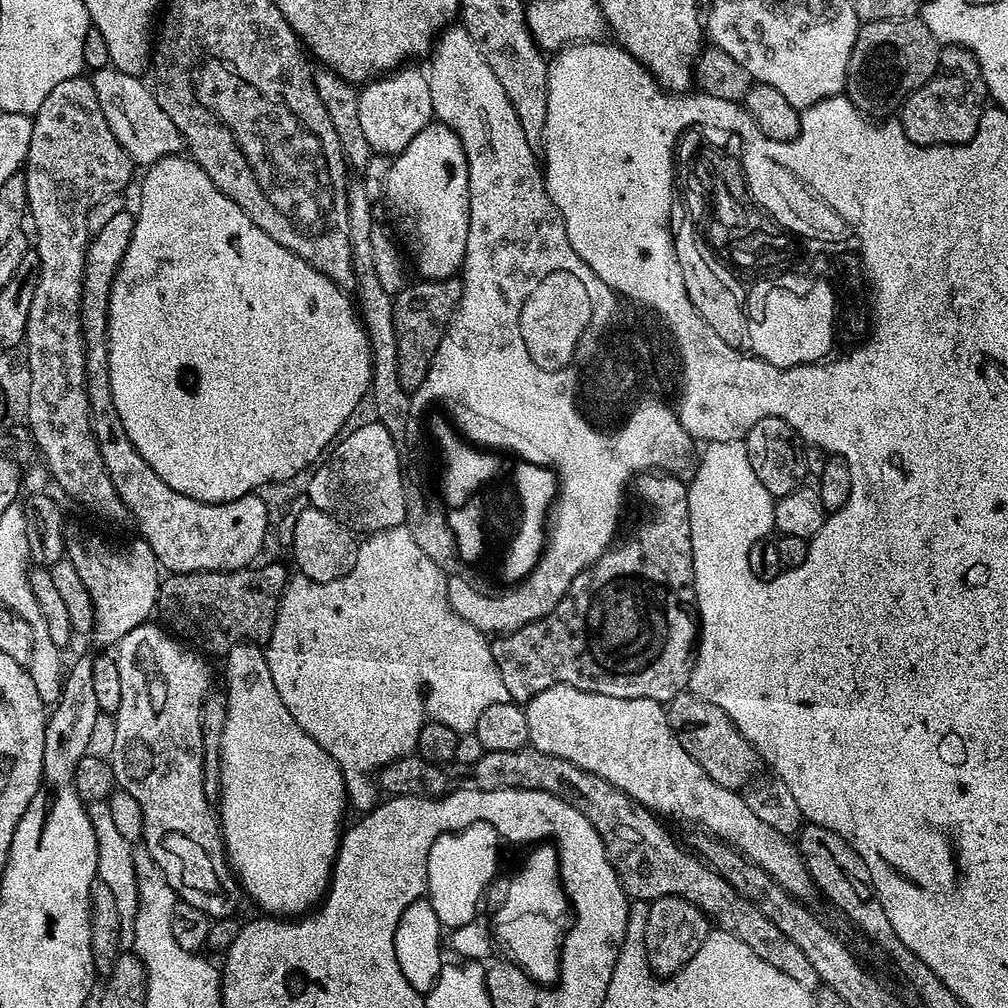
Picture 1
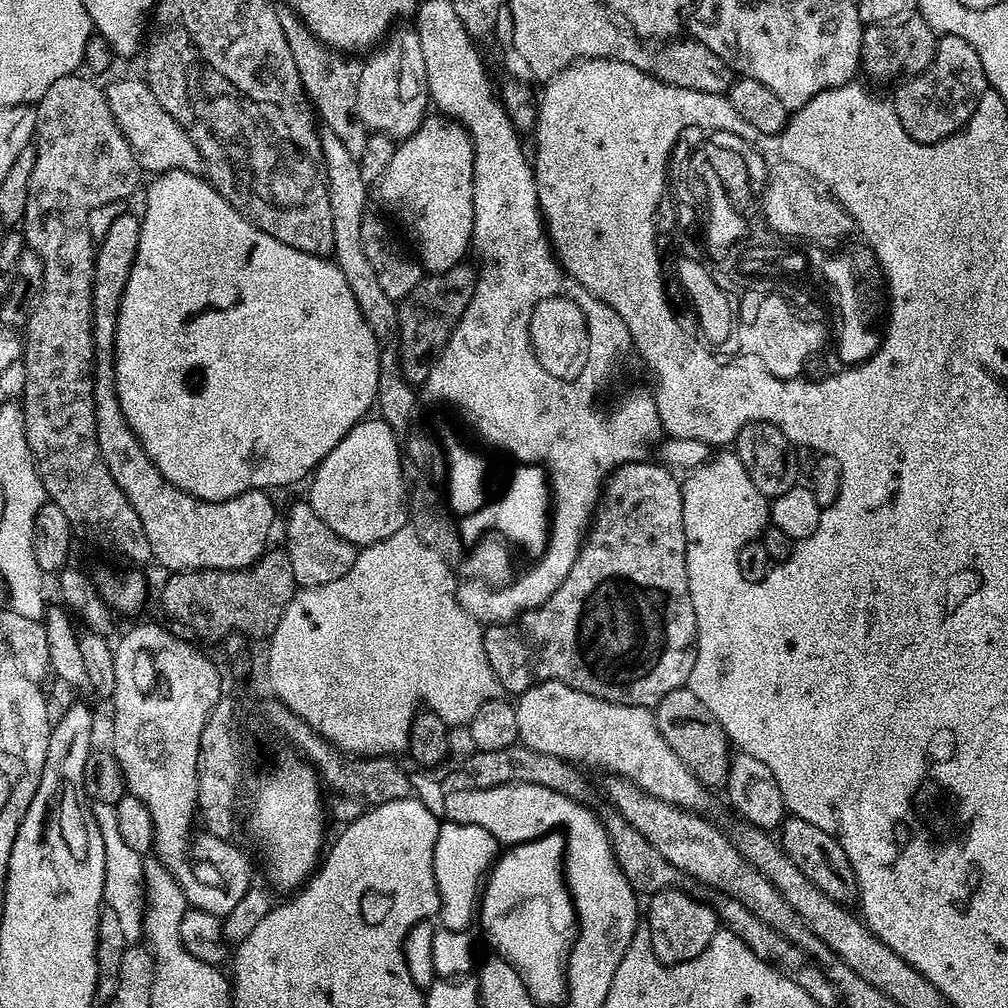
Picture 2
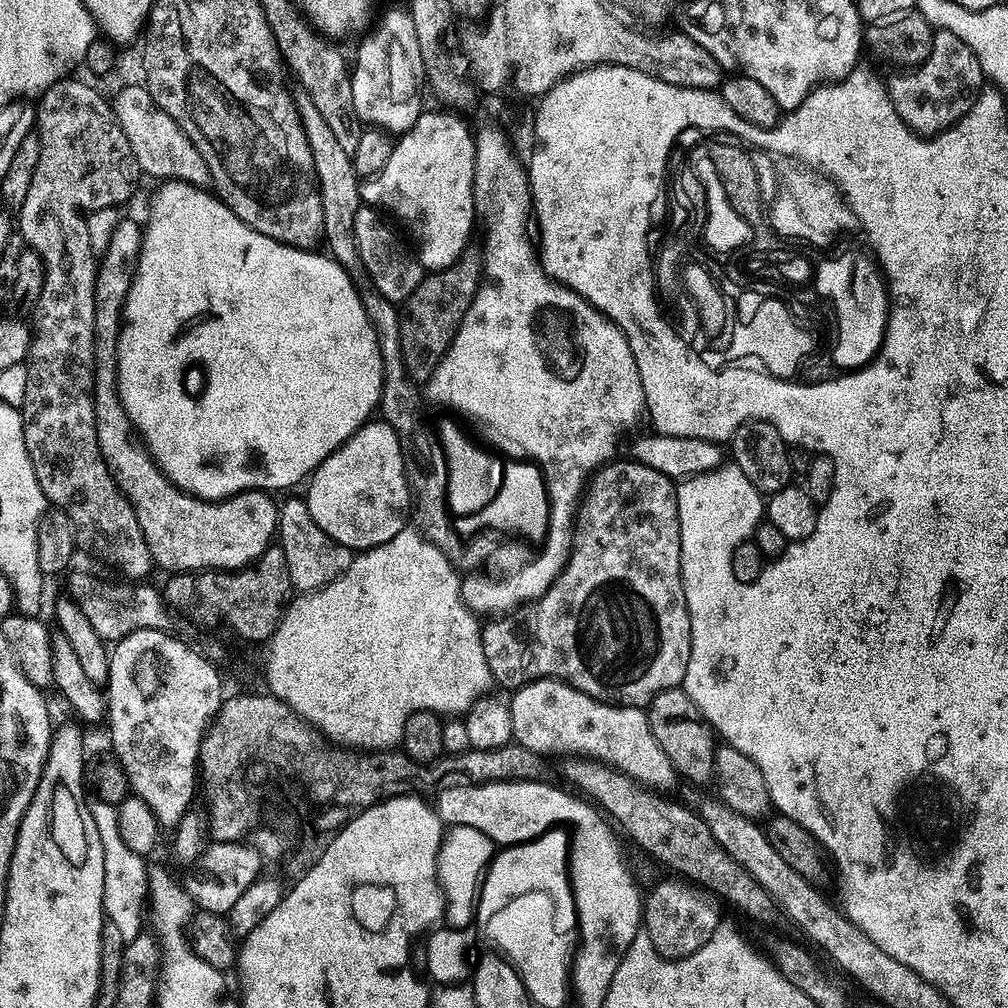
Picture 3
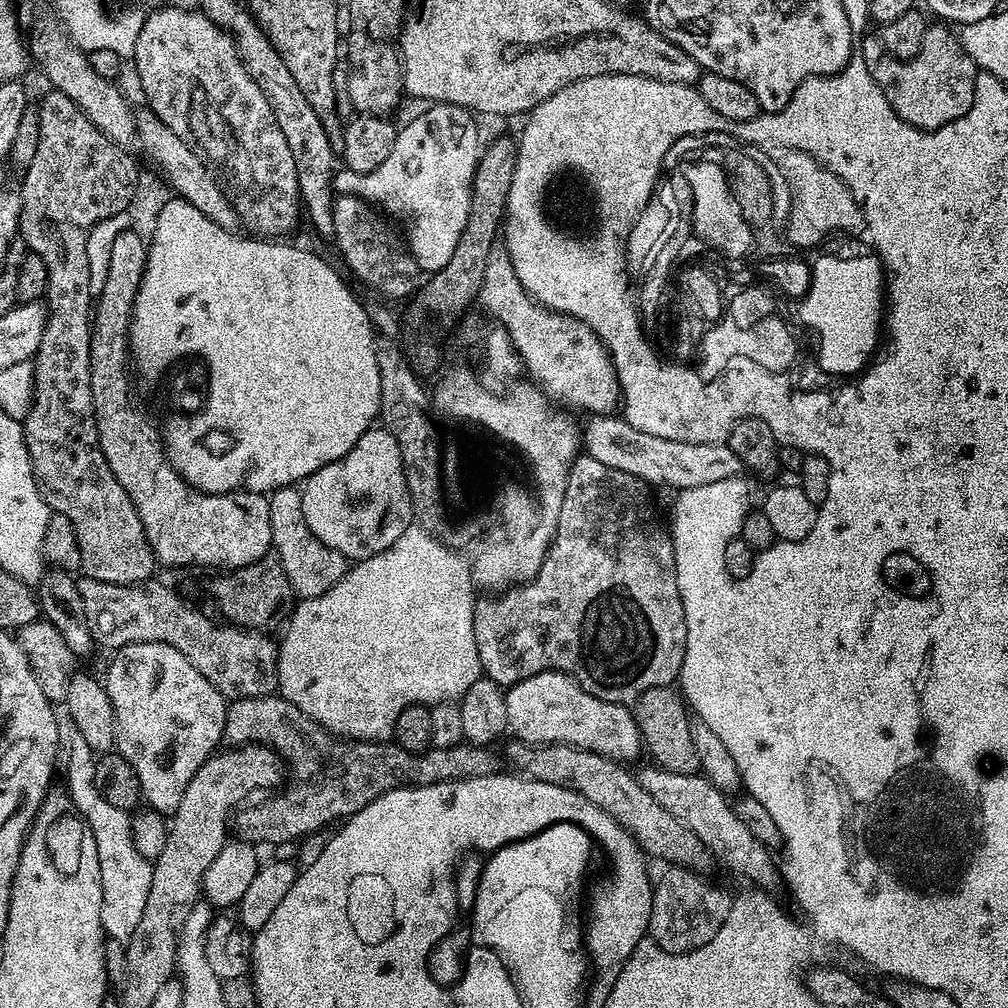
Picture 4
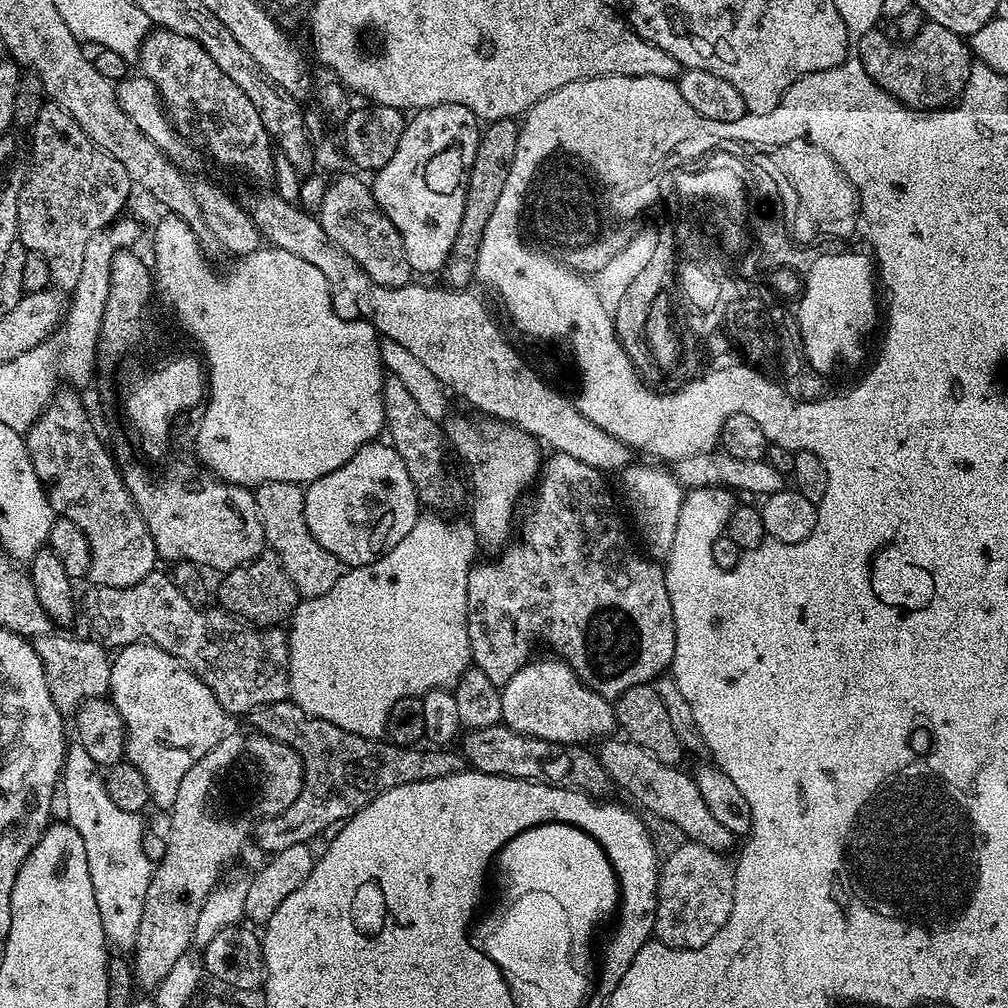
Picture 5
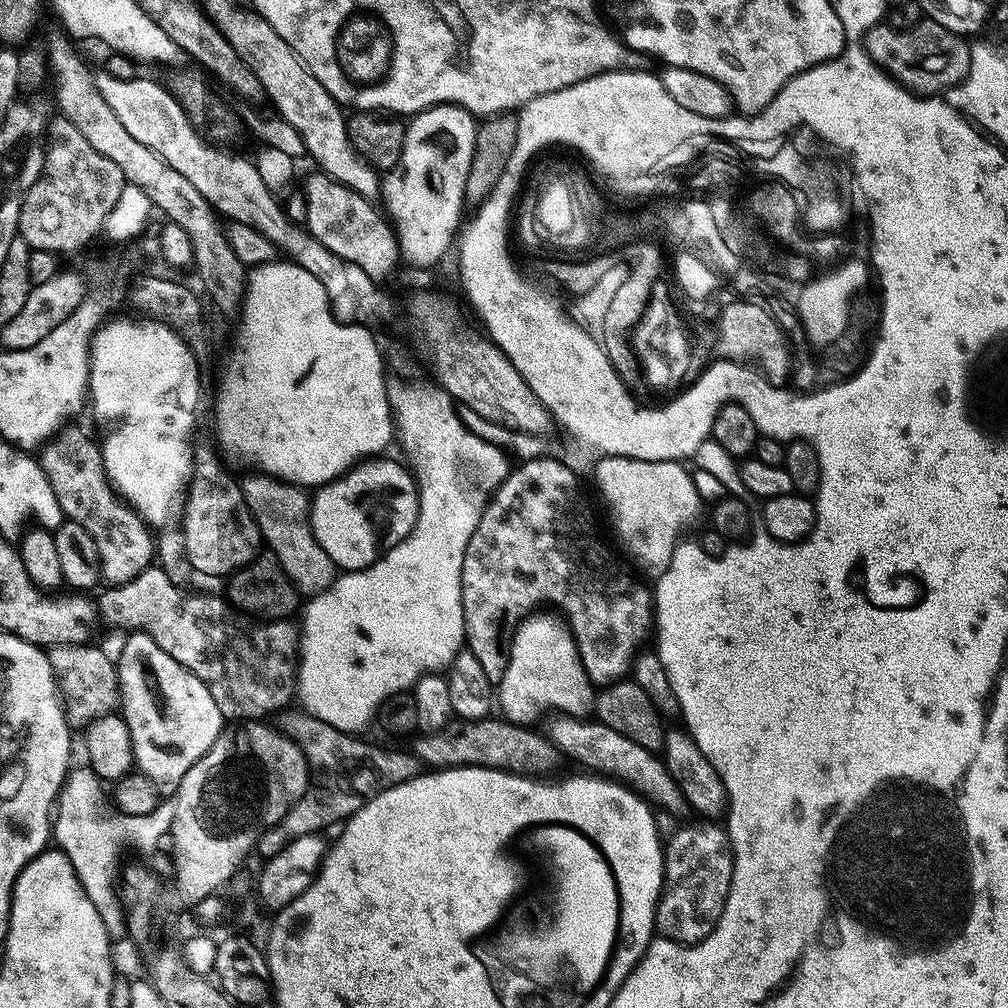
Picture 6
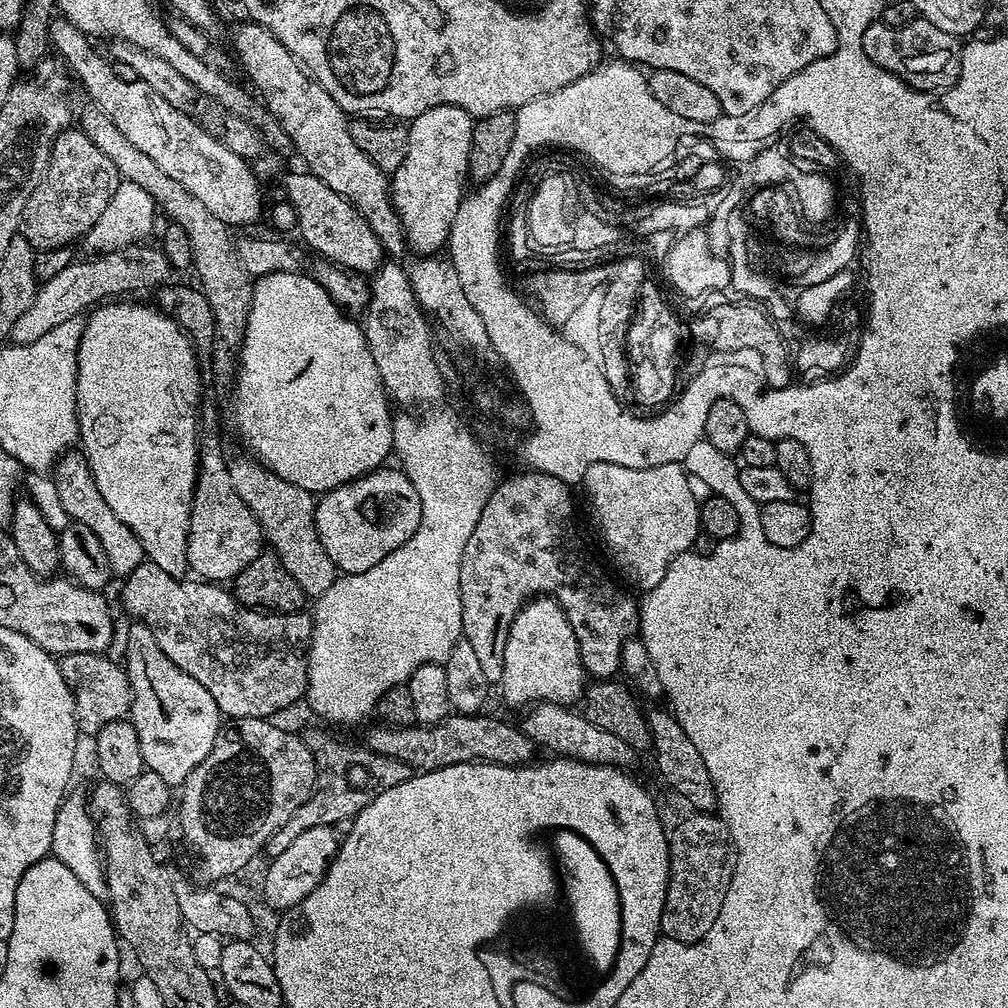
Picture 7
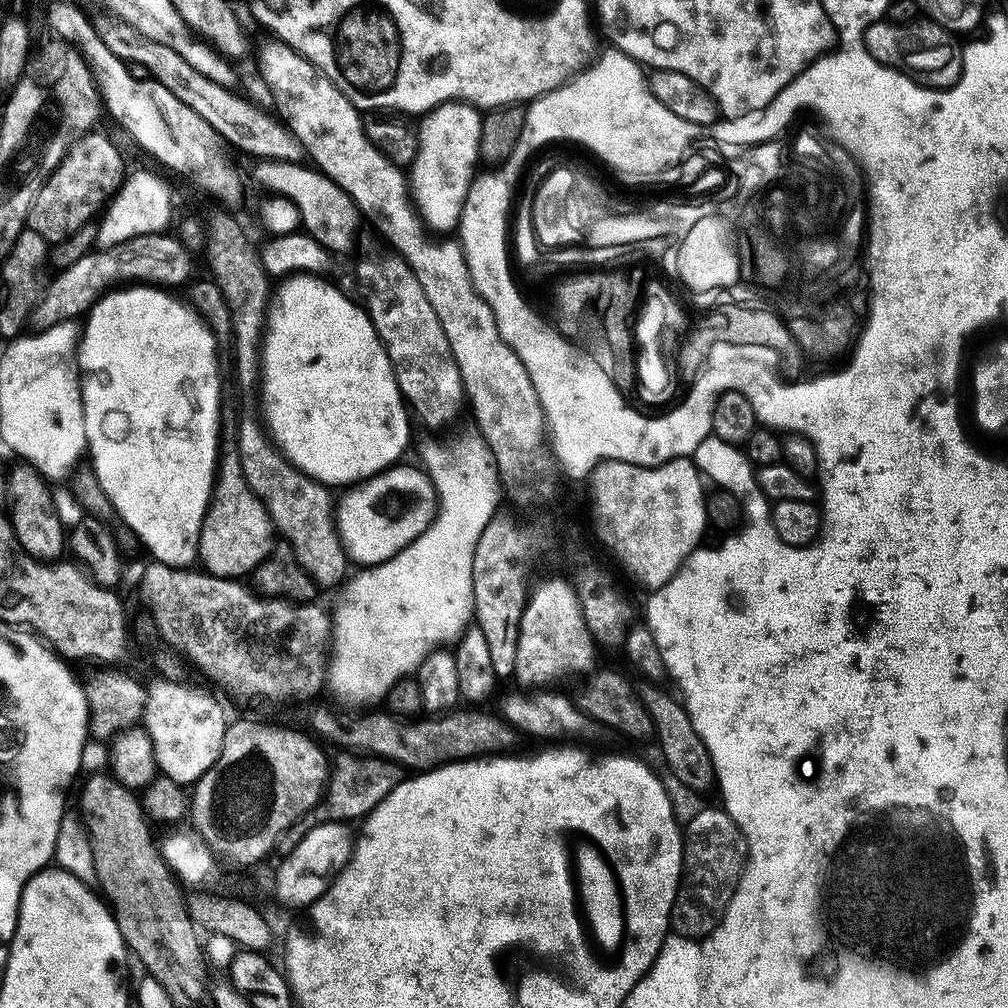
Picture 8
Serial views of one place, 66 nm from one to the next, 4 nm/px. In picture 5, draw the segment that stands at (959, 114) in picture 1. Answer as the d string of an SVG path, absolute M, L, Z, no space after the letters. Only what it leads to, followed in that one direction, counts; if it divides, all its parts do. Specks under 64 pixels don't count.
M925 22L918 34L914 34L914 38L903 42L893 40L884 30L859 33L857 40L860 41L857 44L855 41L854 52L860 57L860 64L866 70L866 74L870 74L870 78L883 92L893 96L910 110L939 110L949 107L959 100L964 93L964 87L968 85L974 57L965 37L959 36L954 30L946 30L946 26Z

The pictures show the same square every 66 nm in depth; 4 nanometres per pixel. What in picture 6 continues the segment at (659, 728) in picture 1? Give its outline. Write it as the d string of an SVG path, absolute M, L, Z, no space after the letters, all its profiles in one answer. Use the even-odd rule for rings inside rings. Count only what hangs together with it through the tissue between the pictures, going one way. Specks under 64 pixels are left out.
M512 633L508 665L498 682L498 708L503 719L521 726L535 725L539 716L556 712L561 717L593 715L597 693L576 654L572 633L567 636L518 636ZM593 691L593 692L592 692Z

